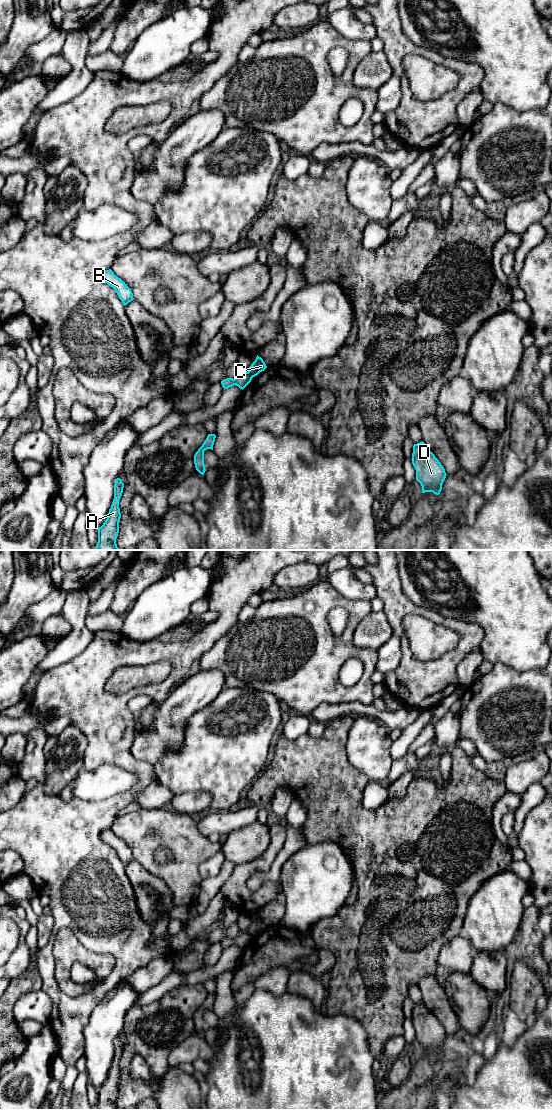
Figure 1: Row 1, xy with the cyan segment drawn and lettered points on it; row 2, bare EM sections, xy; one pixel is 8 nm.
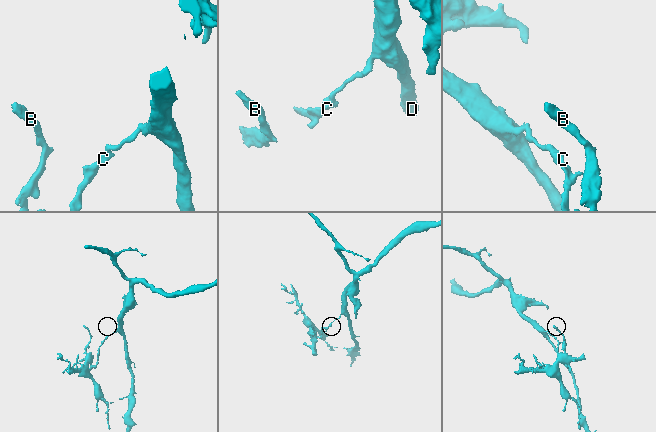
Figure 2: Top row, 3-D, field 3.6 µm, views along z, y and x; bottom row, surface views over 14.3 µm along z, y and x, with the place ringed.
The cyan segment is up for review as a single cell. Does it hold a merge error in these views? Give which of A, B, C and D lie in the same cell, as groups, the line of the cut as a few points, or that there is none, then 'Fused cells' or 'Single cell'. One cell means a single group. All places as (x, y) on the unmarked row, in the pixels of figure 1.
Groups: A B / C D. Split along xy (248, 931), (253, 936). Fused cells

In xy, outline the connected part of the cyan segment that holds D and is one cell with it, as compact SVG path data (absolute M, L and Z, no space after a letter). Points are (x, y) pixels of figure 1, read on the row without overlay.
M423 1001L414 1004L411 1020L416 1030L416 1040L422 1046L422 1053L433 1052L439 1055L447 1034L439 1020Z

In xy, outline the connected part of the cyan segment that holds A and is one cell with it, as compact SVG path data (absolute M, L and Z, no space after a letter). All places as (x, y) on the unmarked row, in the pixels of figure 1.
M120 1038L115 1040L114 1059L109 1069L108 1077L98 1090L98 1102L96 1110L119 1110L116 1099L119 1093L119 1082L121 1078L119 1060L122 1056L124 1043Z

